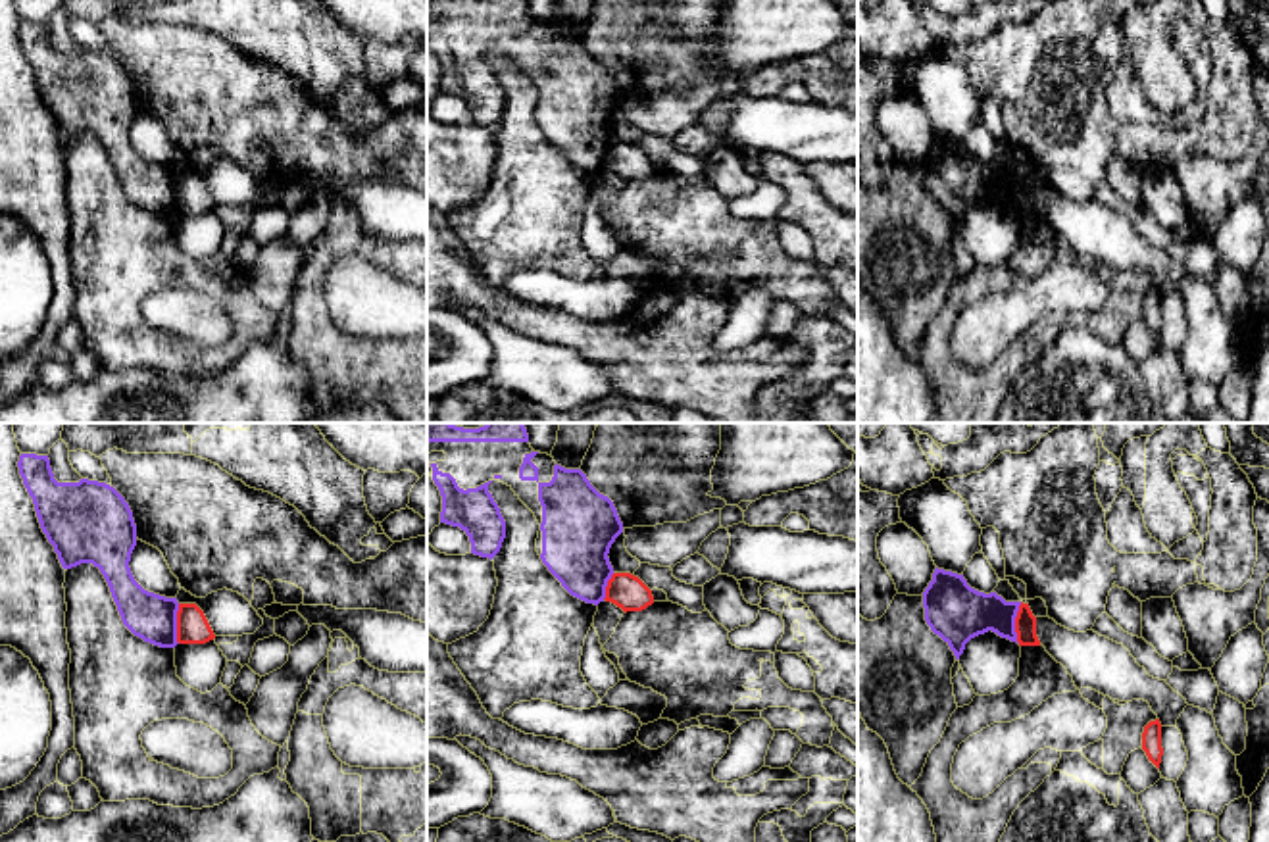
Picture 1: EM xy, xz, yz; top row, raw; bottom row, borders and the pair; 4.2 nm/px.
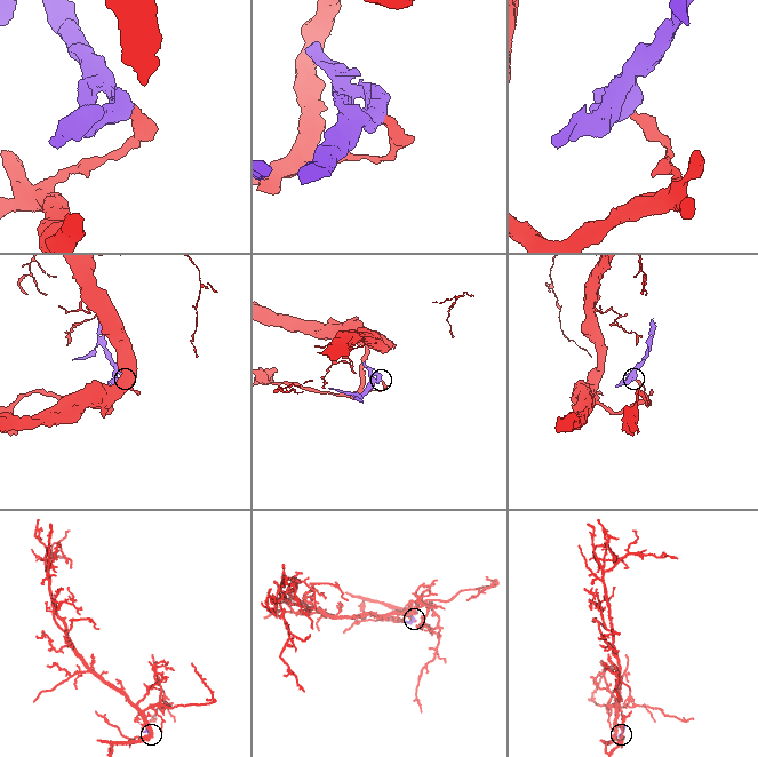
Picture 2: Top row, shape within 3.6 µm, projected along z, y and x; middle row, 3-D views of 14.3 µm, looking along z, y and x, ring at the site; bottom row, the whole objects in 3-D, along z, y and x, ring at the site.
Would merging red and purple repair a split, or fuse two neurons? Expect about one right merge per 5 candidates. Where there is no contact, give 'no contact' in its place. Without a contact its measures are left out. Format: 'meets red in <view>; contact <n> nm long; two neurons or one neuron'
meets red in yz; contact 180 nm long; two neurons

